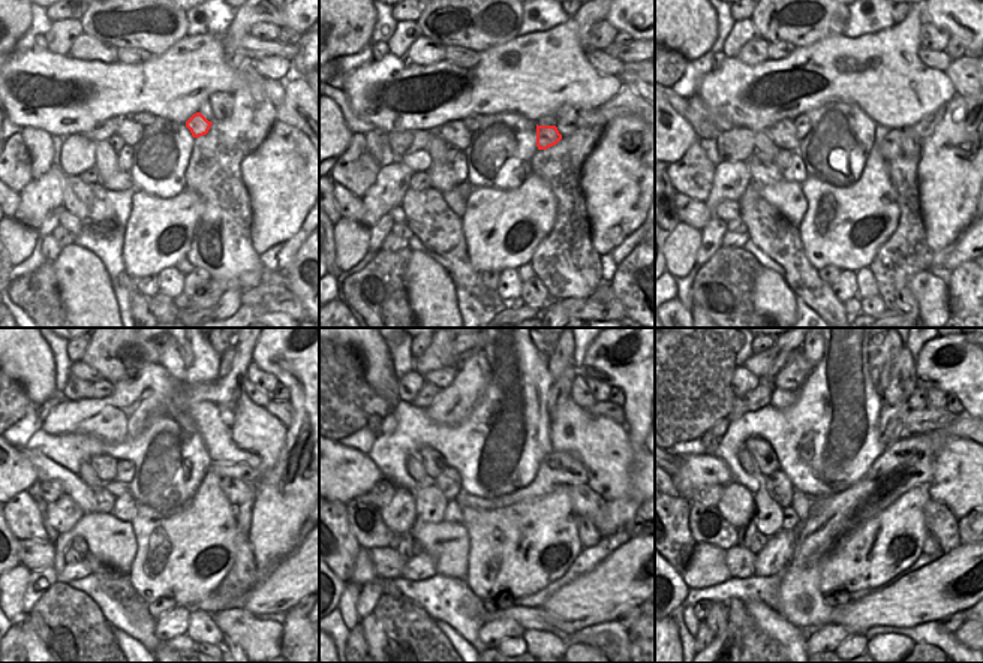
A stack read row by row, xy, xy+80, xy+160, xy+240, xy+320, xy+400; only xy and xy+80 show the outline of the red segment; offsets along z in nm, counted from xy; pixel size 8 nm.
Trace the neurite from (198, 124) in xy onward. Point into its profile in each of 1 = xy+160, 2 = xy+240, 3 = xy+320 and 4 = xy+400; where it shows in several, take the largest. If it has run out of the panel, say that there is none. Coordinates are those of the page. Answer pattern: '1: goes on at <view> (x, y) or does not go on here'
1: goes on at xy+160 (892, 147)
2: goes on at xy+240 (239, 493)
3: goes on at xy+320 (586, 502)
4: goes on at xy+400 (940, 521)

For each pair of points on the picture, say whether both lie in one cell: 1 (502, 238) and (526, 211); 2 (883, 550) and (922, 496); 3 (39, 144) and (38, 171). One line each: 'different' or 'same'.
1: same
2: same
3: same

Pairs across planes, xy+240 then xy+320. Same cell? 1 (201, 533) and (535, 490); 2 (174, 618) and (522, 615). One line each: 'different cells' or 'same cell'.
1: different cells
2: different cells

